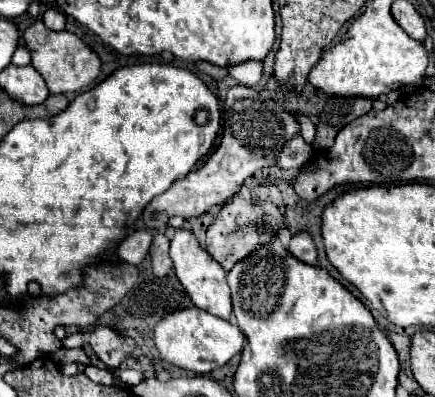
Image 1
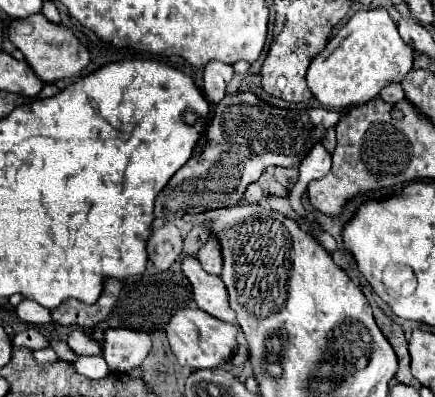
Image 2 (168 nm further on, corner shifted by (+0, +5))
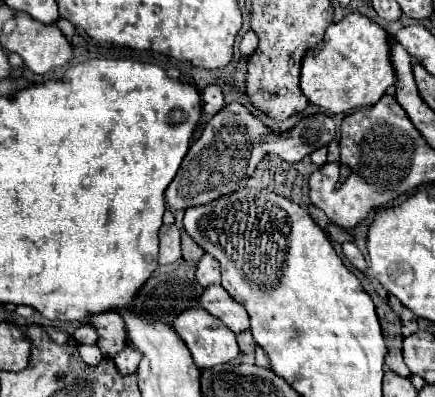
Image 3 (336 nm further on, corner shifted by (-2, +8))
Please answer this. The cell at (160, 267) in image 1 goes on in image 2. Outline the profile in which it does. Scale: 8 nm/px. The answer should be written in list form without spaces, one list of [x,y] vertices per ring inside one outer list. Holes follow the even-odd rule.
[[[165,223],[163,227],[155,229],[151,239],[147,241],[149,261],[161,271],[169,269],[181,257],[181,251],[183,251],[183,239],[173,223]]]

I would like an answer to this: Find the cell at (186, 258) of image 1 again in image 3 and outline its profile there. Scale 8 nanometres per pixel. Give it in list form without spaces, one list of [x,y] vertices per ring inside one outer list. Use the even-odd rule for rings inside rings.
[[[207,286],[201,296],[201,306],[219,318],[223,324],[227,324],[235,334],[249,328],[249,314],[241,304],[237,304],[223,286]]]

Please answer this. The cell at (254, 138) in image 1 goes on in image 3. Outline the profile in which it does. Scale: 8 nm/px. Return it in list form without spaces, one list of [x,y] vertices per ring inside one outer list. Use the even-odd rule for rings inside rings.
[[[231,102],[205,124],[197,142],[191,144],[177,176],[165,190],[165,202],[171,210],[187,210],[191,206],[209,204],[225,194],[233,194],[237,188],[247,186],[247,180],[265,156],[279,156],[281,160],[293,164],[309,156],[313,150],[327,146],[333,138],[335,124],[323,112],[305,116],[293,128],[277,134],[253,116],[241,102]]]

